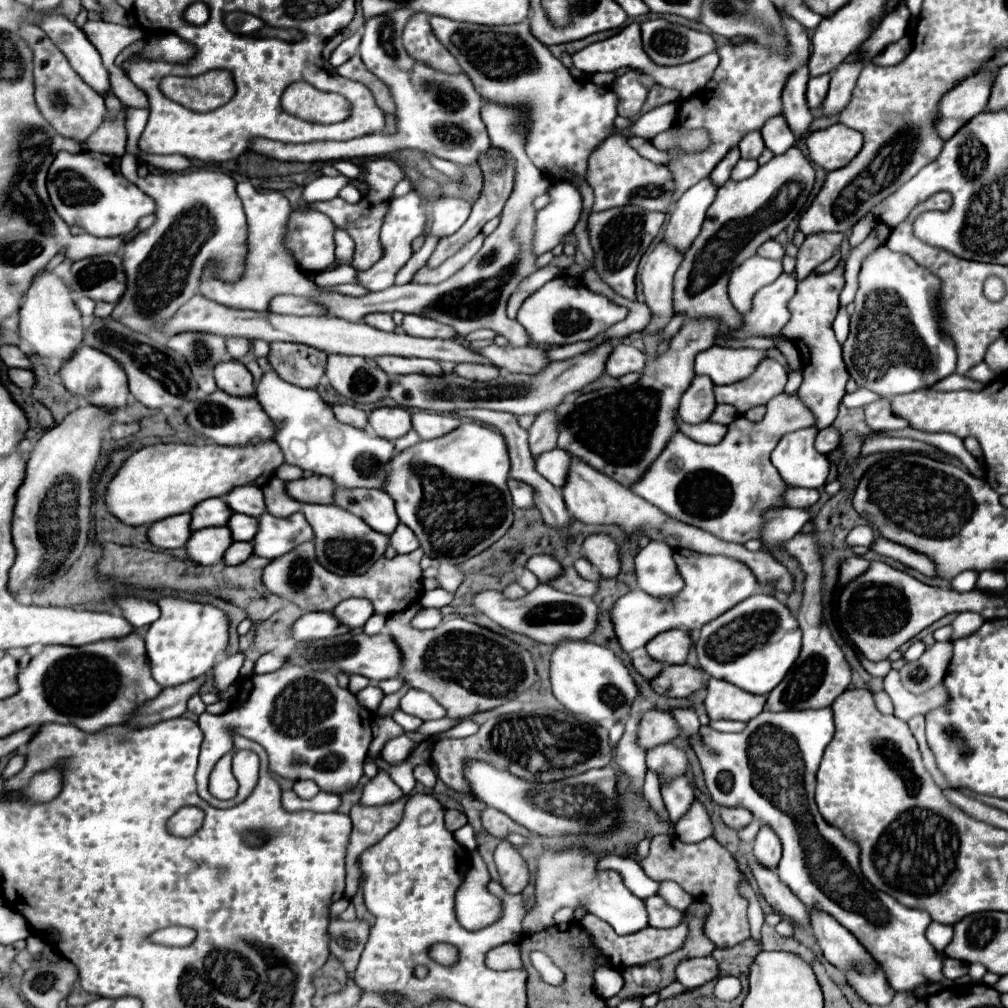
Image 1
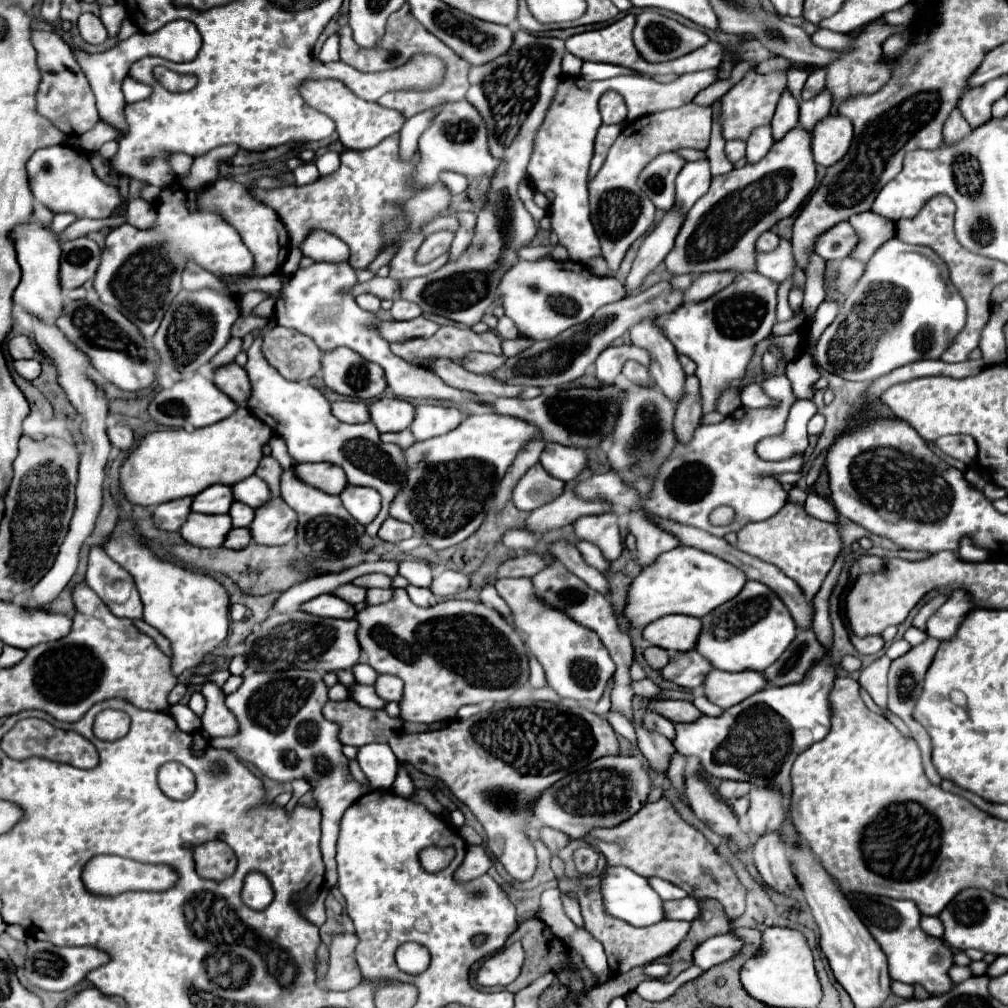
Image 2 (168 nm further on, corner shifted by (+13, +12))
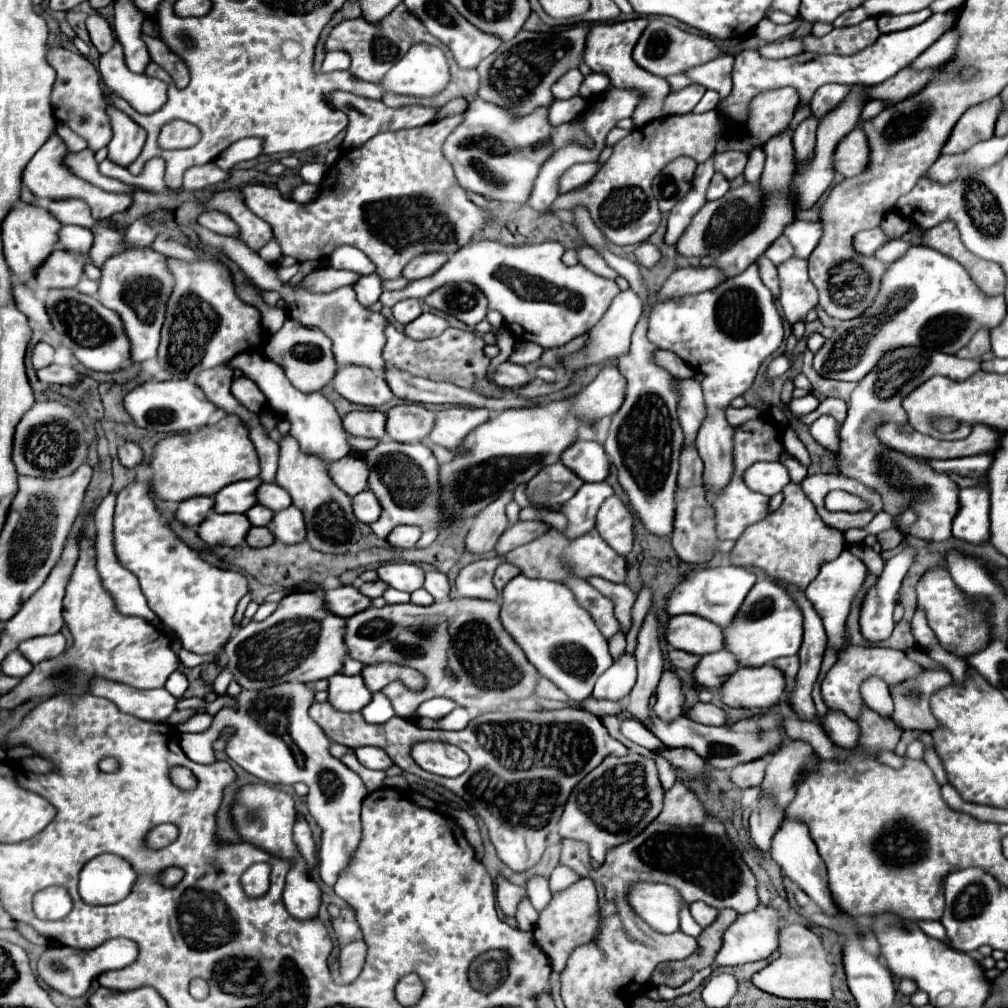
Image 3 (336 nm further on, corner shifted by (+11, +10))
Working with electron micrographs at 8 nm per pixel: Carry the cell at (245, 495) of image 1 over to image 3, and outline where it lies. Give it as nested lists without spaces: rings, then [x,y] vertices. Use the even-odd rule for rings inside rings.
[[[263,484],[261,490],[257,490],[257,500],[263,506],[271,508],[273,512],[279,512],[291,506],[291,496],[287,494],[287,490],[283,490],[277,484]]]

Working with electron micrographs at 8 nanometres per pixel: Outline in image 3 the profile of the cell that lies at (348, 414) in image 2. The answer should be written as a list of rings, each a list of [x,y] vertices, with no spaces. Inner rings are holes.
[[[361,410],[361,412],[347,414],[343,418],[343,428],[349,434],[353,434],[353,436],[385,440],[387,438],[385,422],[387,422],[385,412],[379,412],[379,410]]]

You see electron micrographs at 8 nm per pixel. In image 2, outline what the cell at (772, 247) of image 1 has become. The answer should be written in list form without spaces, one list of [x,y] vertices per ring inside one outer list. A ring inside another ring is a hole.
[[[771,230],[763,232],[763,234],[757,238],[757,242],[755,242],[755,246],[757,246],[759,252],[771,252],[771,250],[777,248],[777,244],[779,244],[779,236],[777,236],[775,232],[771,232]]]

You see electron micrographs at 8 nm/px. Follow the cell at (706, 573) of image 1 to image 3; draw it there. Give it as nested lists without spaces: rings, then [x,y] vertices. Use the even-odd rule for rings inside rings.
[[[717,566],[717,568],[705,568],[691,572],[687,580],[683,580],[667,598],[667,612],[671,616],[677,614],[701,614],[709,618],[711,622],[717,622],[719,626],[729,626],[733,618],[737,616],[745,596],[757,582],[757,576],[745,568],[737,566]]]

